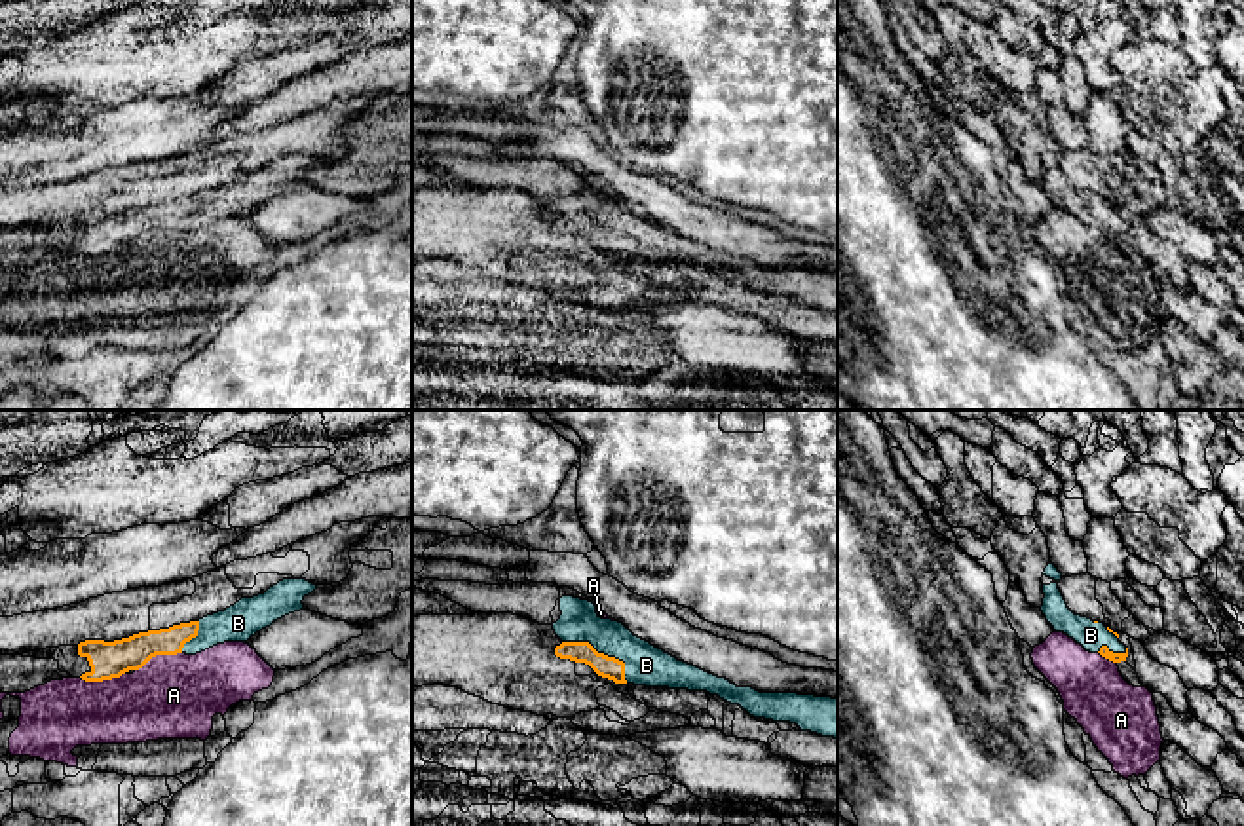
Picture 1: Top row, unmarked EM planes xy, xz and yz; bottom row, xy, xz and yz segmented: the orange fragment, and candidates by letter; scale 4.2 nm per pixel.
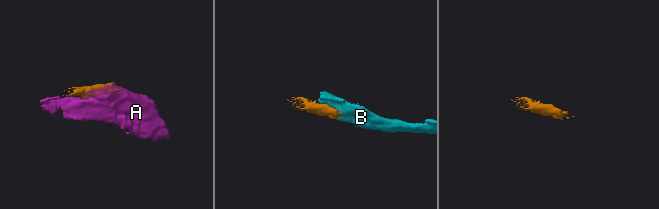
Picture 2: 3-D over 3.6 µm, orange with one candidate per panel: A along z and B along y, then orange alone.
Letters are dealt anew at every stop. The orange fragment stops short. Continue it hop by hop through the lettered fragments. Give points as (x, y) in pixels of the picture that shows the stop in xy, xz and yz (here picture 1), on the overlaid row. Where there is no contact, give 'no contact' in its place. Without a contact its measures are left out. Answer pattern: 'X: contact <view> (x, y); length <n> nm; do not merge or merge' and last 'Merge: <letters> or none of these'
A: contact xy (158, 654); length 220 nm; do not merge
B: contact xz (603, 654); length 340 nm; merge
Merge: B

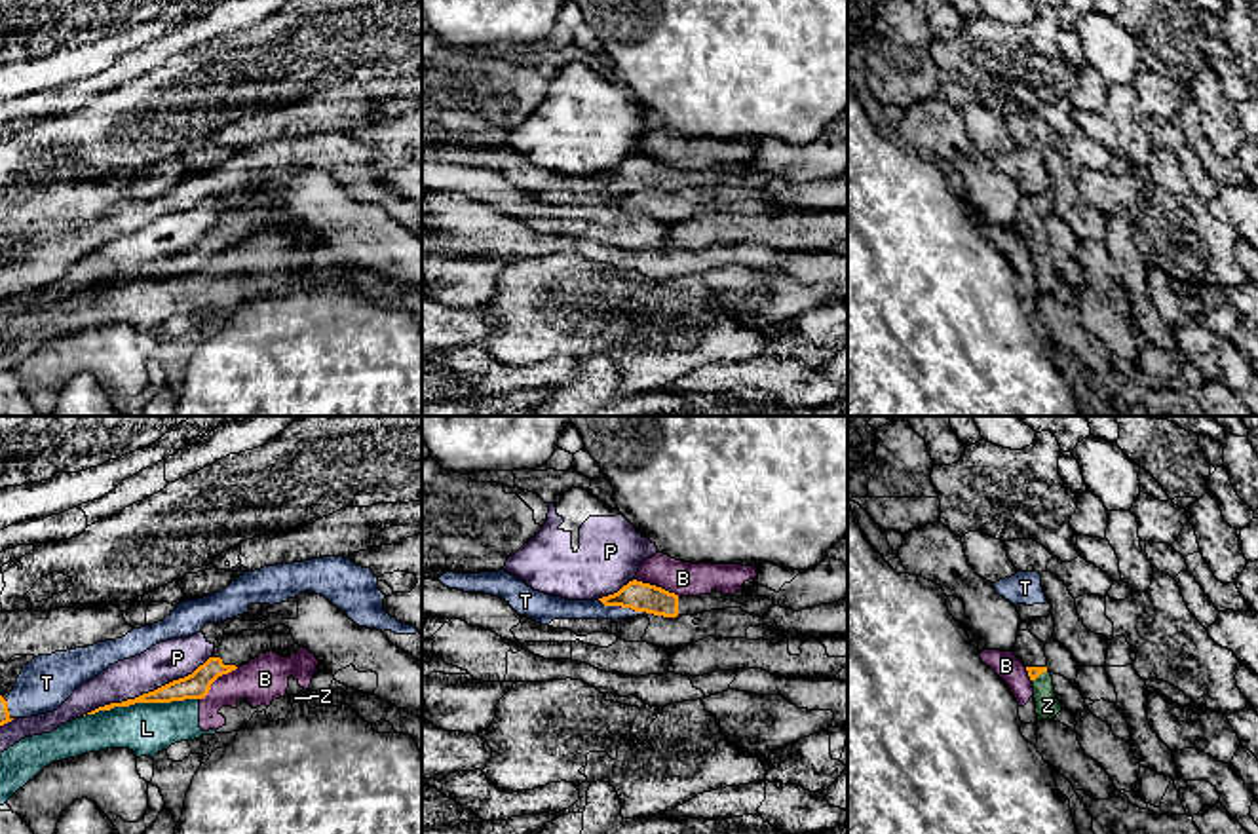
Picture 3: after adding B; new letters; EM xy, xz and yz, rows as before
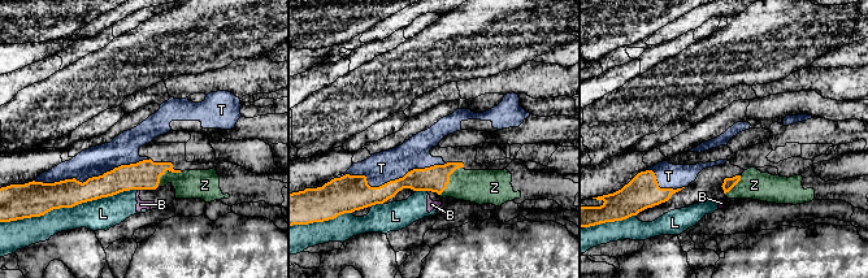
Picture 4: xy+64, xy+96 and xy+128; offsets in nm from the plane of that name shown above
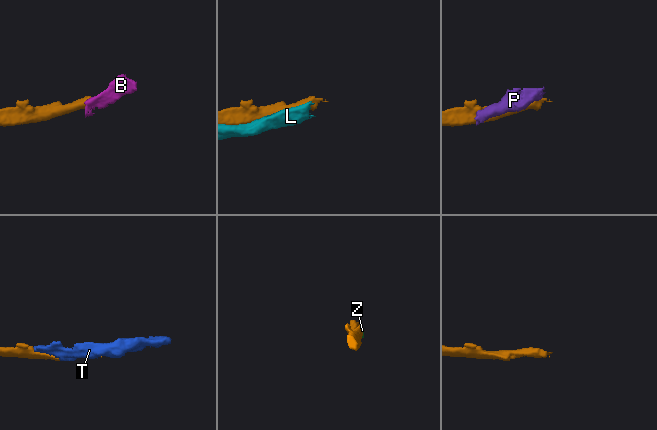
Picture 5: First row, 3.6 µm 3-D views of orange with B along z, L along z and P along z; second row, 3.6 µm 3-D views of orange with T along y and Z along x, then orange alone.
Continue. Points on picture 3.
B: contact xy (217, 677); length 220 nm; do not merge
L: contact xy (141, 701); length 500 nm; do not merge
P: contact xy (145, 694); length 600 nm; do not merge
T: contact xz (624, 606); length 220 nm; do not merge
Z: contact yz (1040, 673); length 80 nm; merge
Merge: Z

